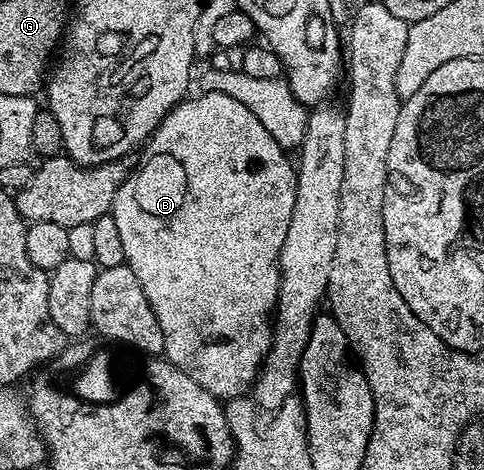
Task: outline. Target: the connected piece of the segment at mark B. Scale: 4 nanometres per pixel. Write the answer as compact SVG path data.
M206 91L201 93L193 99L187 97L181 103L177 103L173 109L166 112L166 116L160 121L158 128L154 130L154 134L150 136L148 142L145 144L146 156L141 160L137 160L136 166L131 171L129 177L120 185L120 189L114 198L114 205L112 214L116 221L116 230L120 233L120 245L124 245L124 257L126 258L125 266L132 269L132 273L136 273L136 281L140 281L140 289L144 289L144 297L148 297L148 301L152 305L152 309L156 313L156 321L162 330L164 337L164 355L165 358L174 367L180 368L184 373L188 373L188 377L192 377L192 381L196 381L204 388L205 391L211 391L215 397L222 401L229 401L235 397L241 396L242 391L251 386L252 380L257 376L264 358L261 350L254 351L254 342L257 339L265 340L268 335L268 316L271 314L272 308L278 301L278 258L280 251L284 245L284 237L288 237L288 221L292 221L292 209L296 205L296 185L298 184L298 177L296 174L295 164L291 157L283 147L280 146L276 137L272 137L272 133L268 133L268 129L264 129L264 125L260 125L260 121L256 121L256 117L252 113L248 113L248 109L244 109L244 105L240 105L240 101L235 101L232 97L224 97L224 93L216 93L215 91Z

